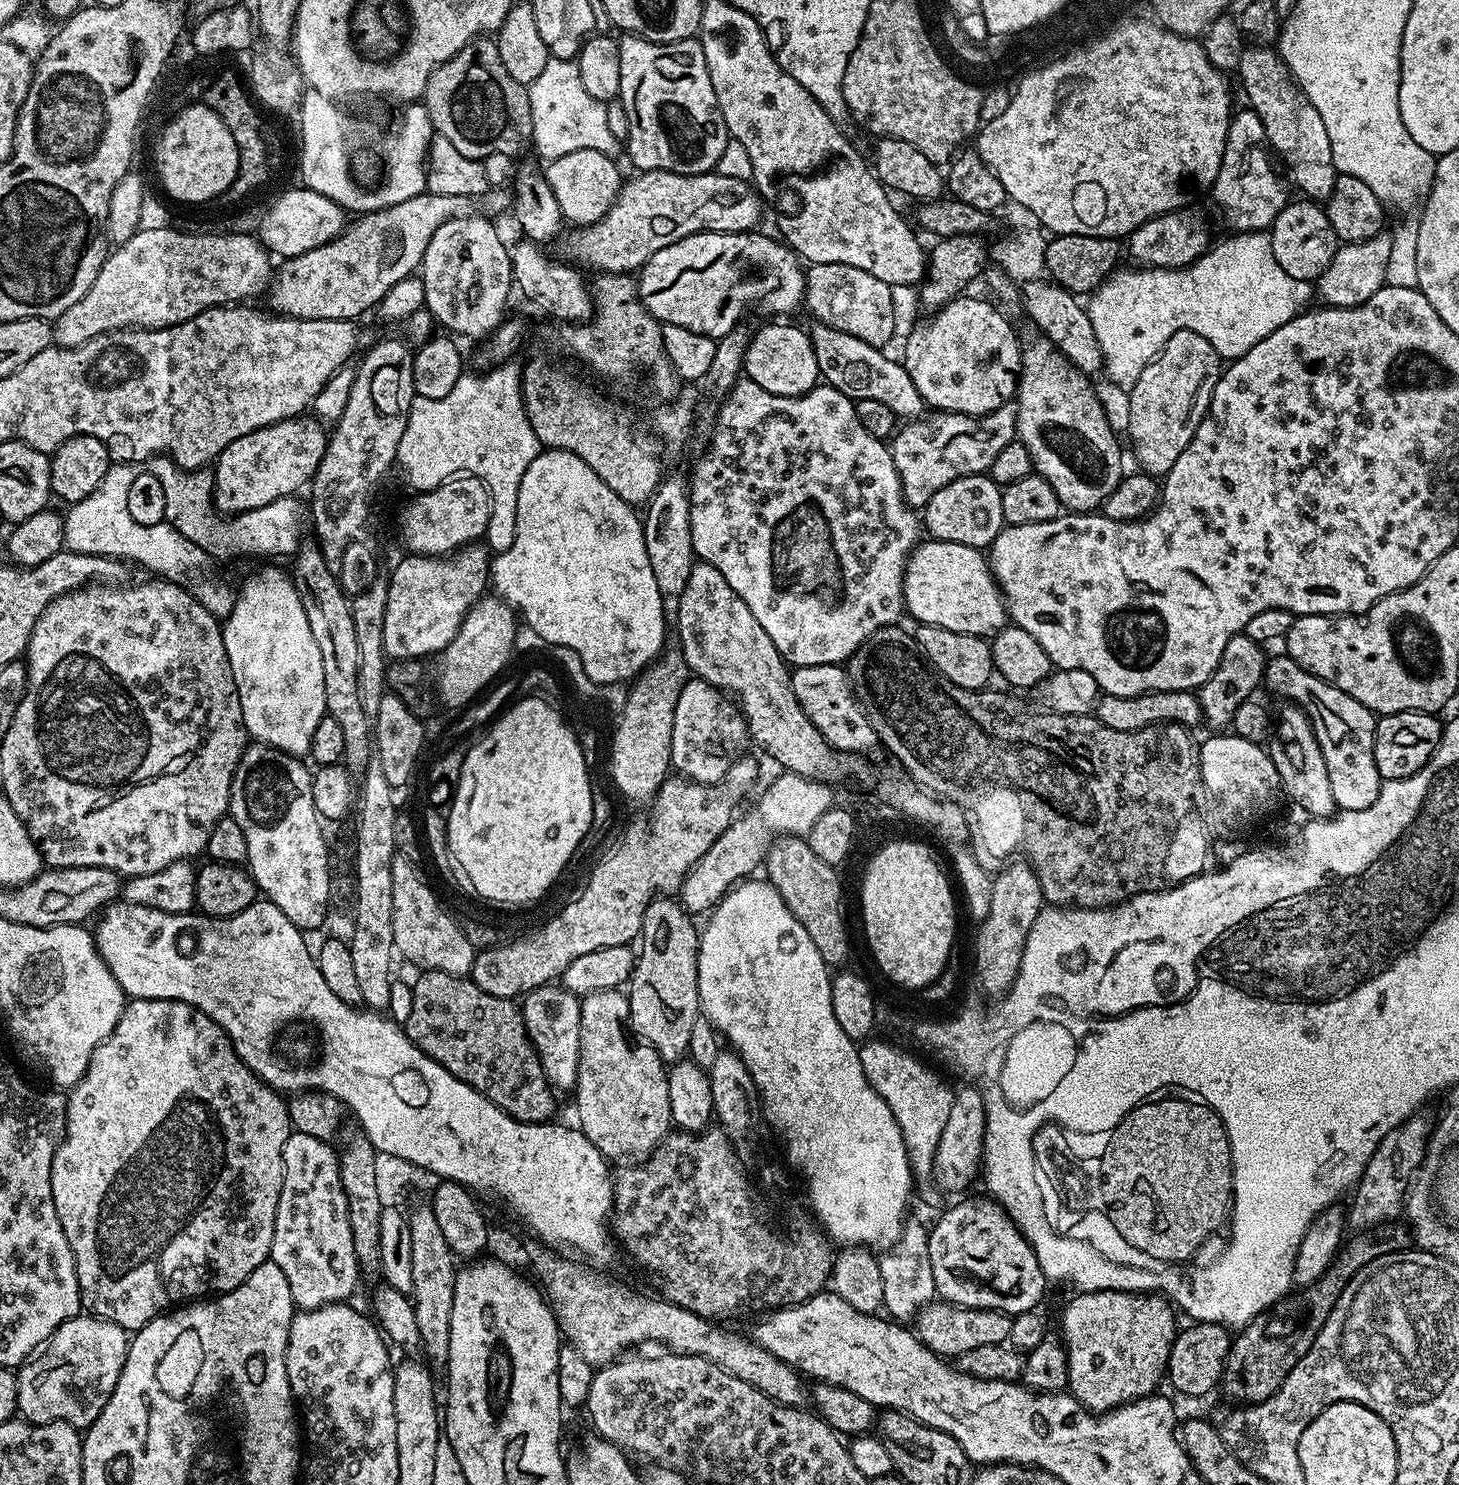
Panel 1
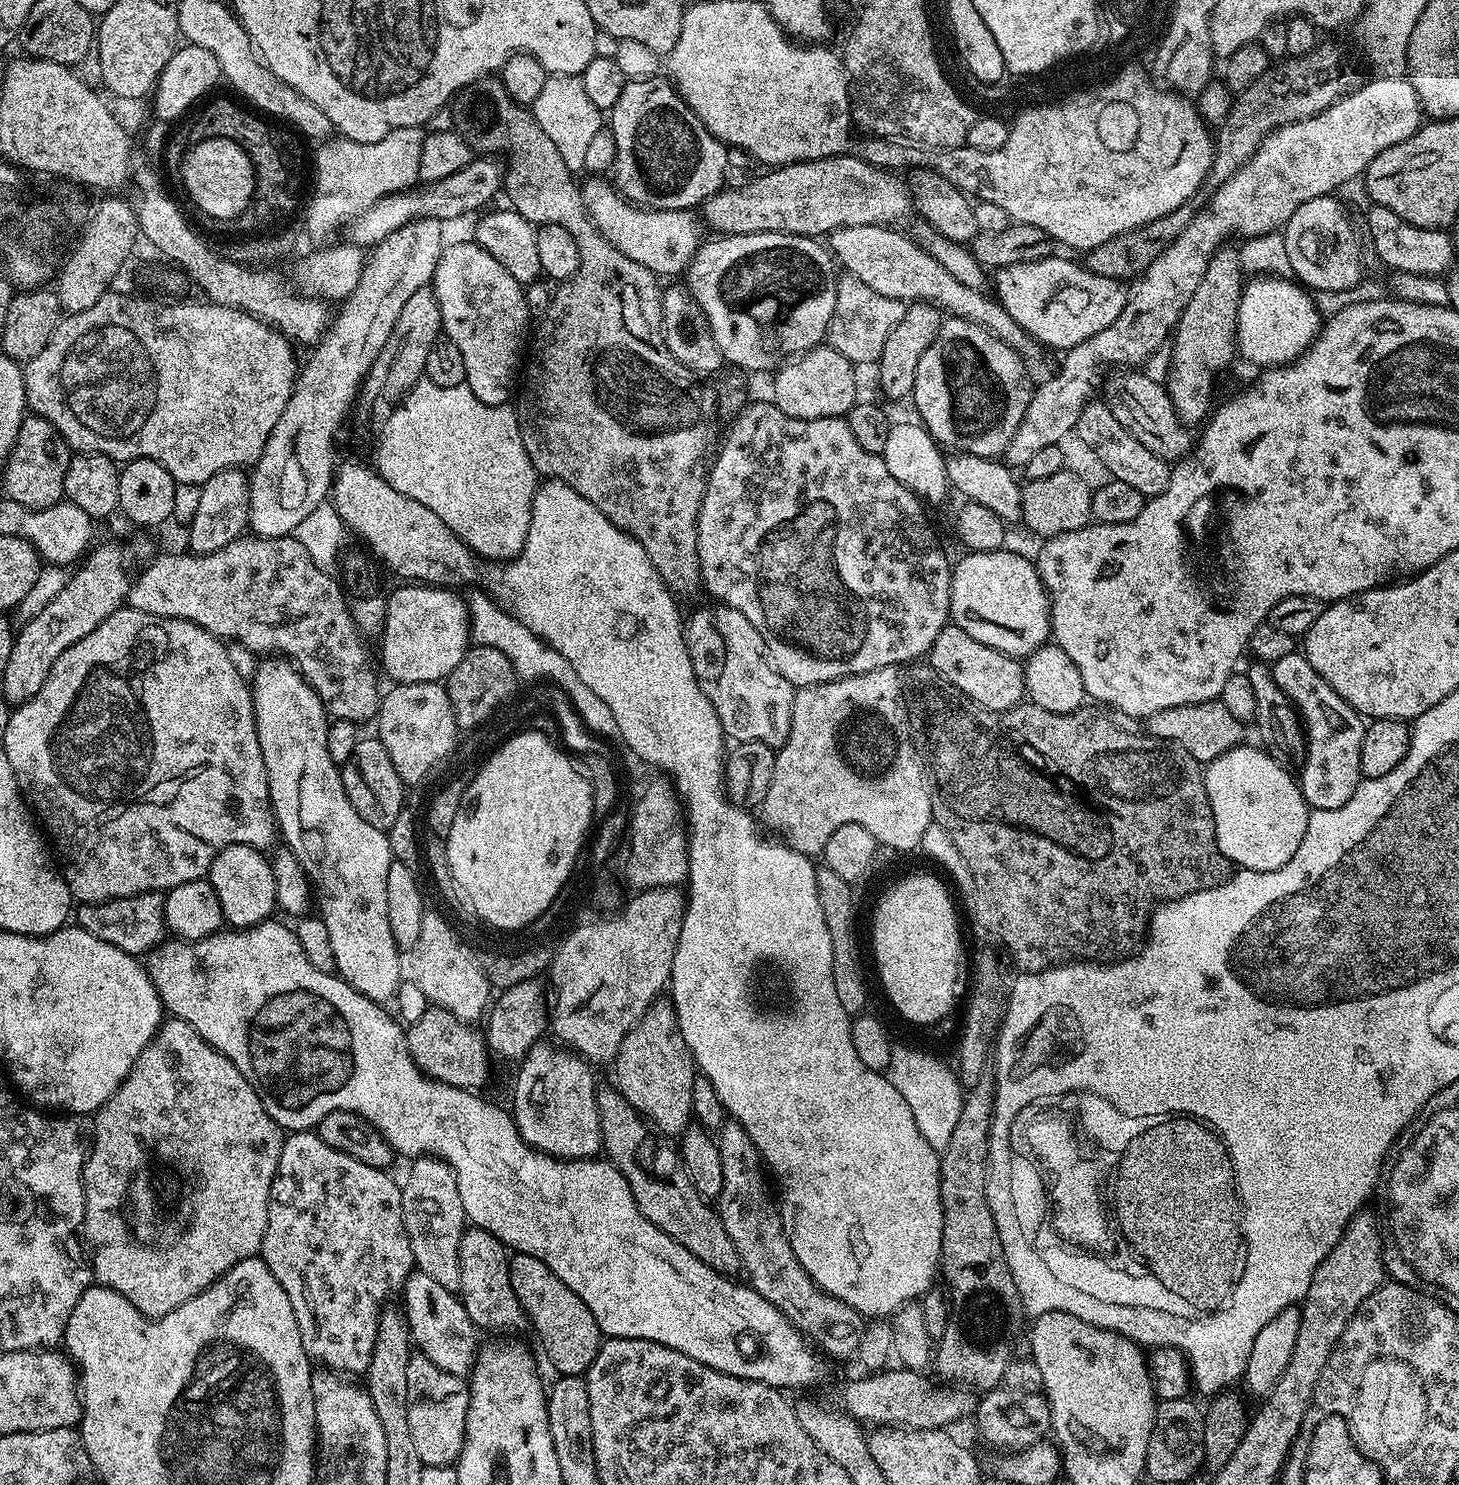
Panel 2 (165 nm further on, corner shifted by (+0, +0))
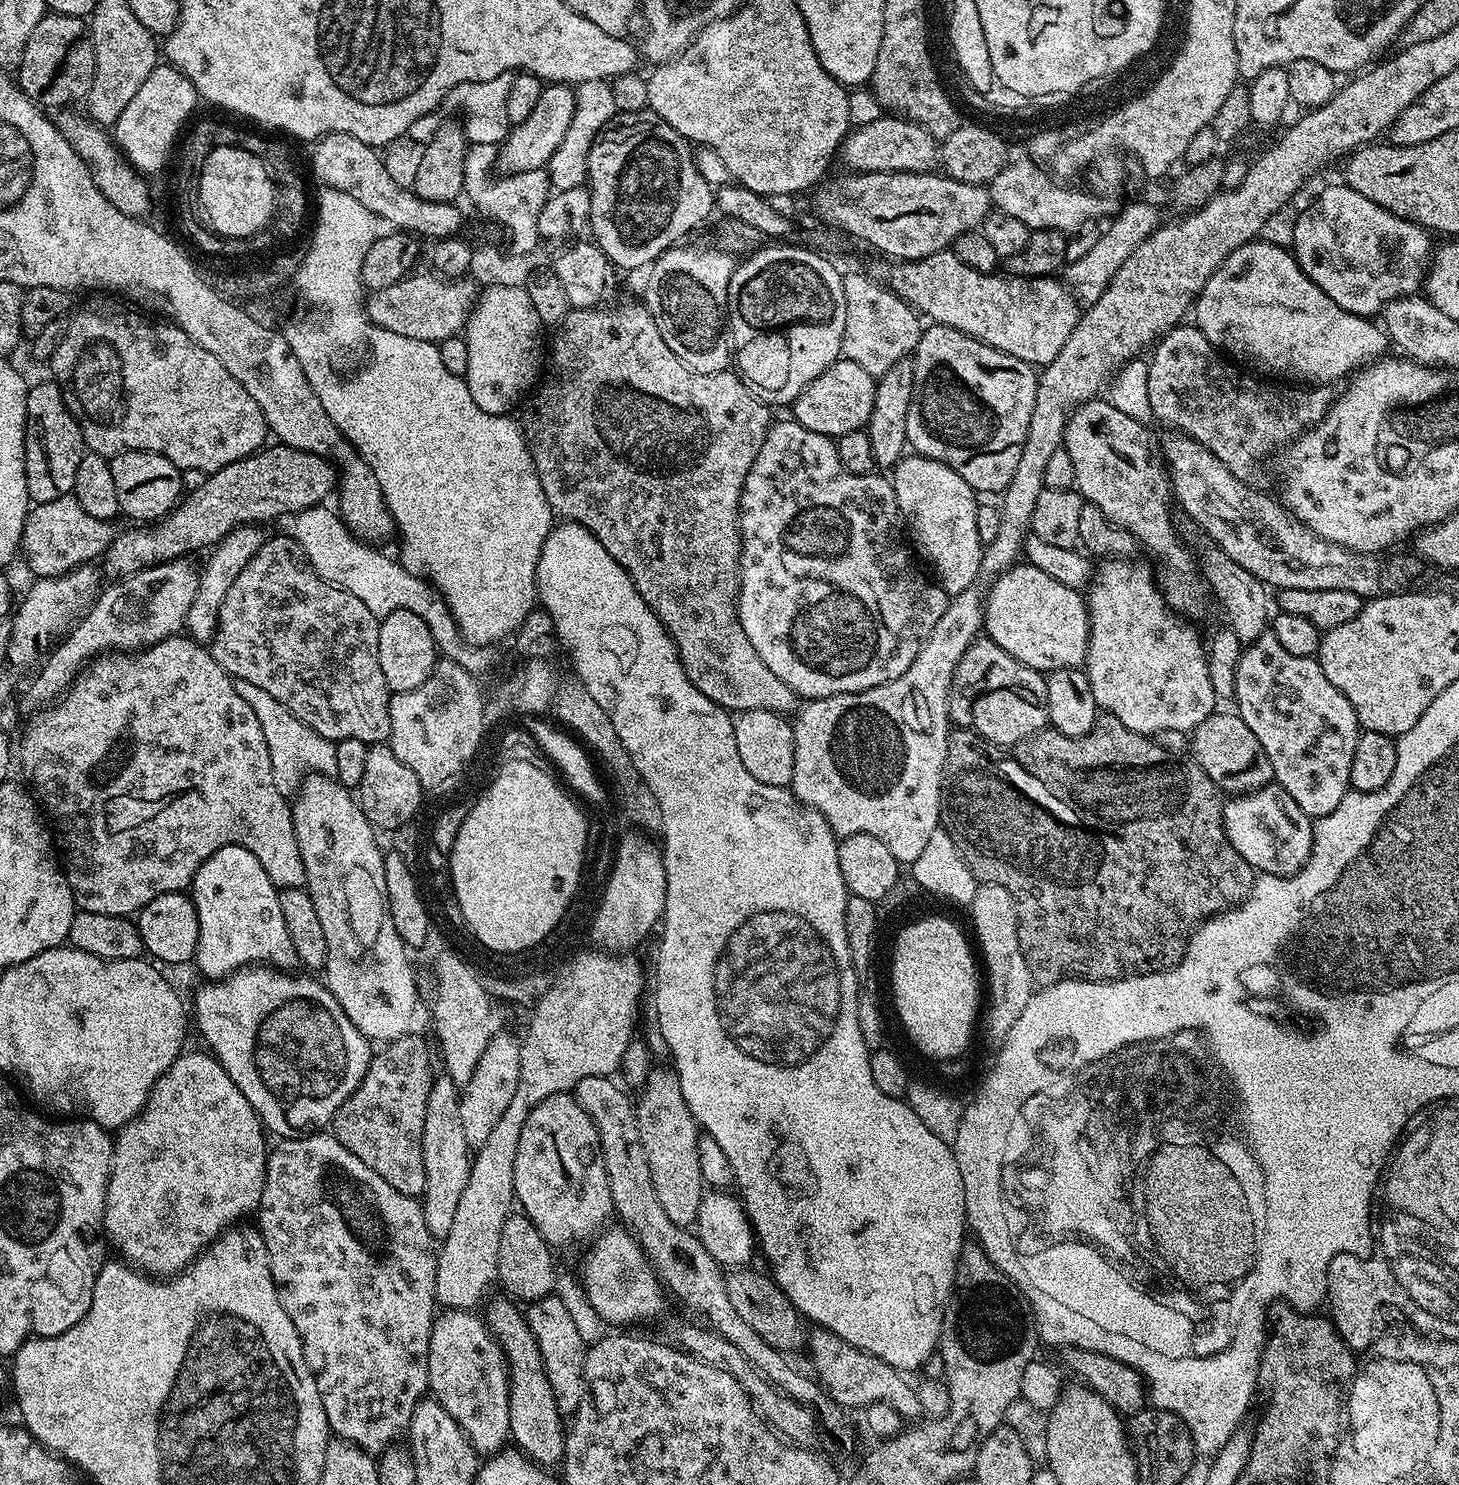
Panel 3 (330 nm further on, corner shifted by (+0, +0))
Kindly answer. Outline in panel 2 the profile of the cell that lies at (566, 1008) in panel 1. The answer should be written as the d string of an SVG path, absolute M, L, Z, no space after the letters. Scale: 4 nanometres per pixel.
M559 1043L537 1044L519 1061L516 1072L516 1085L512 1088L512 1104L510 1111L516 1121L522 1138L532 1148L545 1152L548 1156L556 1156L559 1160L586 1160L595 1157L601 1151L604 1139L598 1114L596 1094L598 1083L592 1074L593 1065L585 1060L579 1052L569 1050Z

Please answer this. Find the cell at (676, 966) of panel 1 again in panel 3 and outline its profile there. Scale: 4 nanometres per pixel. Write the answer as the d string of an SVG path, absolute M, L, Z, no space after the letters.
M653 1067L639 1092L640 1097L637 1095L634 1100L638 1134L642 1134L642 1150L646 1150L646 1162L650 1162L650 1178L654 1178L654 1190L658 1190L658 1202L662 1202L662 1210L666 1210L670 1222L674 1222L679 1228L688 1228L695 1225L698 1206L706 1191L702 1169L698 1166L698 1138L702 1135L701 1129L694 1114L690 1114L690 1106L686 1106L686 1098L682 1098L680 1079L671 1067Z

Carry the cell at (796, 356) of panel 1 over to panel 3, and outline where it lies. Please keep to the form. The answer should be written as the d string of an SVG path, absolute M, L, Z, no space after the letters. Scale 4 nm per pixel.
M846 359L835 360L810 386L798 394L798 398L790 405L791 419L796 420L806 430L814 430L814 434L837 437L842 434L861 431L870 418L870 410L874 410L874 394L877 377L866 374L858 362Z

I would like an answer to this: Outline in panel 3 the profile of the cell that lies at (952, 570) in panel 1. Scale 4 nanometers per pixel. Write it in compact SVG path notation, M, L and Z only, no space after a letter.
M1017 562L1013 564L1012 567L1000 573L1000 575L992 581L984 597L983 631L986 633L987 639L994 641L998 646L1002 646L1002 650L1006 650L1006 654L1010 654L1016 660L1021 660L1026 666L1030 666L1033 670L1041 674L1057 672L1063 668L1080 668L1088 658L1088 605L1085 597L1081 595L1077 589L1063 585L1062 582L1058 582L1055 578L1050 578L1045 571L1038 570L1037 566L1027 562Z

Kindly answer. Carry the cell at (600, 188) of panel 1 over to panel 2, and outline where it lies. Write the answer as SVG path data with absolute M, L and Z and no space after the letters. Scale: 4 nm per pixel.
M594 176L588 180L581 187L584 204L597 230L616 249L662 278L678 273L681 275L687 269L703 239L701 223L693 211L644 209L629 203L607 179L604 181L604 178Z

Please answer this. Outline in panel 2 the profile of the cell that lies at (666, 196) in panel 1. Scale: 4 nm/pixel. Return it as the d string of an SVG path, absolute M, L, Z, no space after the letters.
M856 154L827 156L821 160L803 160L797 164L786 164L765 171L765 176L756 176L737 188L731 186L715 192L702 205L702 220L714 228L718 234L745 236L759 232L790 234L791 236L827 237L835 228L846 226L870 226L887 224L900 226L900 223L914 212L912 190L903 175L895 171L880 168L876 164L867 164Z

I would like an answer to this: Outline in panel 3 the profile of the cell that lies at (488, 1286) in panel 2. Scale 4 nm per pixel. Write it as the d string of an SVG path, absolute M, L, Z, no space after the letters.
M493 1299L487 1305L486 1323L493 1338L500 1343L504 1361L508 1364L511 1443L534 1464L559 1465L564 1459L566 1422L558 1410L558 1402L554 1402L554 1390L550 1390L550 1378L546 1378L542 1350L538 1350L538 1342L530 1330L527 1315L521 1309L519 1312L511 1299L503 1299Z

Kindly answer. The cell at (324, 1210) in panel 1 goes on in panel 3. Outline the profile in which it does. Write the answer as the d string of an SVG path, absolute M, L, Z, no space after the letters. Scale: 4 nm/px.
M321 1130L314 1132L310 1136L294 1136L291 1138L280 1138L271 1145L268 1154L268 1165L266 1166L266 1178L264 1179L264 1189L262 1190L262 1201L268 1204L268 1220L272 1223L272 1236L267 1237L268 1245L266 1246L266 1254L270 1258L270 1274L274 1278L274 1286L280 1295L282 1306L286 1310L286 1314L290 1314L290 1322L294 1322L294 1330L298 1330L298 1338L302 1342L302 1350L304 1351L304 1361L308 1363L308 1368L312 1371L312 1377L316 1380L318 1386L318 1394L322 1398L322 1410L326 1410L326 1418L328 1426L333 1437L346 1440L357 1444L363 1452L371 1452L379 1454L387 1448L393 1447L397 1443L396 1440L407 1433L410 1426L410 1418L414 1414L414 1410L418 1406L418 1402L425 1399L428 1387L428 1351L430 1350L430 1334L432 1333L432 1322L438 1312L438 1301L436 1298L436 1258L438 1255L437 1245L434 1238L430 1234L430 1230L426 1226L426 1218L424 1217L424 1205L415 1196L407 1196L398 1190L394 1190L394 1186L390 1186L390 1182L378 1178L378 1174L374 1174L374 1170L370 1170L370 1166L366 1166L366 1162L362 1162L362 1158L354 1158L354 1154L350 1154L350 1150L346 1150L346 1146L342 1146L342 1142L338 1142L338 1138L329 1134L327 1131Z

